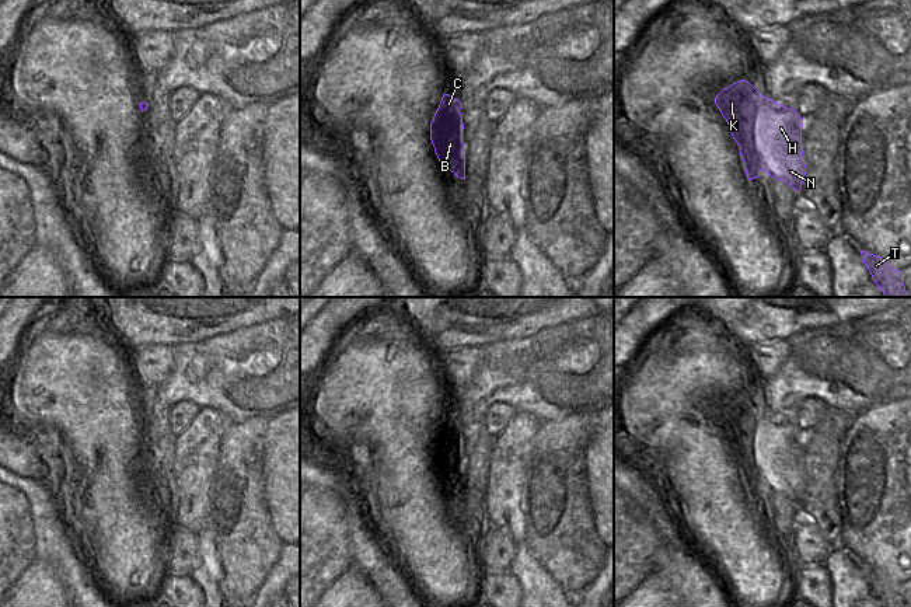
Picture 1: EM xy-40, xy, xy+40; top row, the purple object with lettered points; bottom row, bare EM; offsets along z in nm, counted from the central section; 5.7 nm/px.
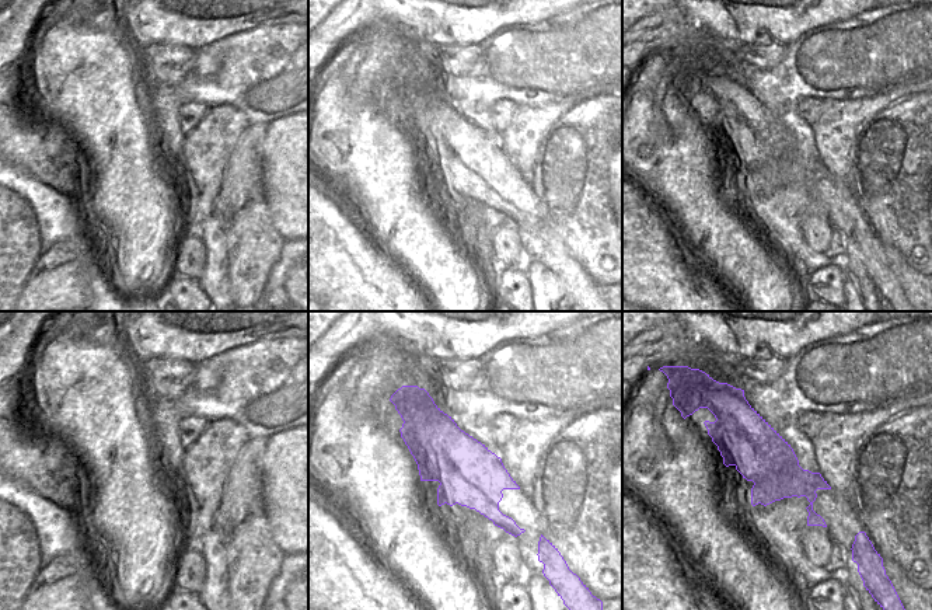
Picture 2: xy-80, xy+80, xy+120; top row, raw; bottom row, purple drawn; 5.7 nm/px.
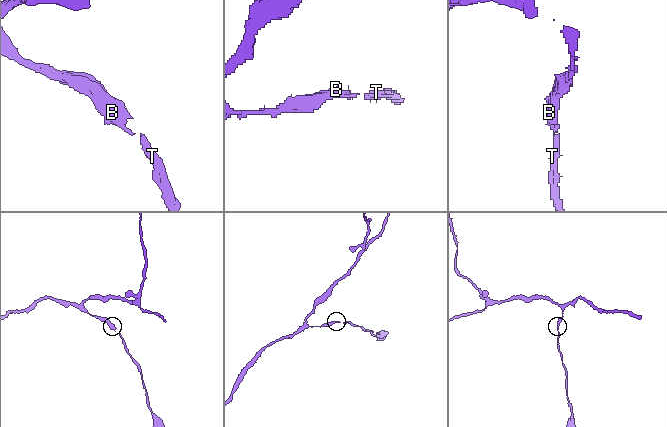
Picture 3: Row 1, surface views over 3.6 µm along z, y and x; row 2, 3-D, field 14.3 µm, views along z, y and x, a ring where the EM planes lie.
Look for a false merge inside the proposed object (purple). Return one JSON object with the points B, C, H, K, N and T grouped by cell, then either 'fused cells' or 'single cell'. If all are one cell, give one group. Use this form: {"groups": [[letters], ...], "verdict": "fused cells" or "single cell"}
{"groups": [["B", "C", "H", "K", "N", "T"]], "verdict": "single cell"}

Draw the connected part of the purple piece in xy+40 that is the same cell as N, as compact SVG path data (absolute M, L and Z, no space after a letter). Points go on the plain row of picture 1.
M746 394L723 402L715 418L739 460L748 495L764 484L799 506L807 486L799 428L764 411Z

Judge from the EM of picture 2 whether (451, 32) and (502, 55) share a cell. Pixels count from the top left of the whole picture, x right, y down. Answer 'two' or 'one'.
two

